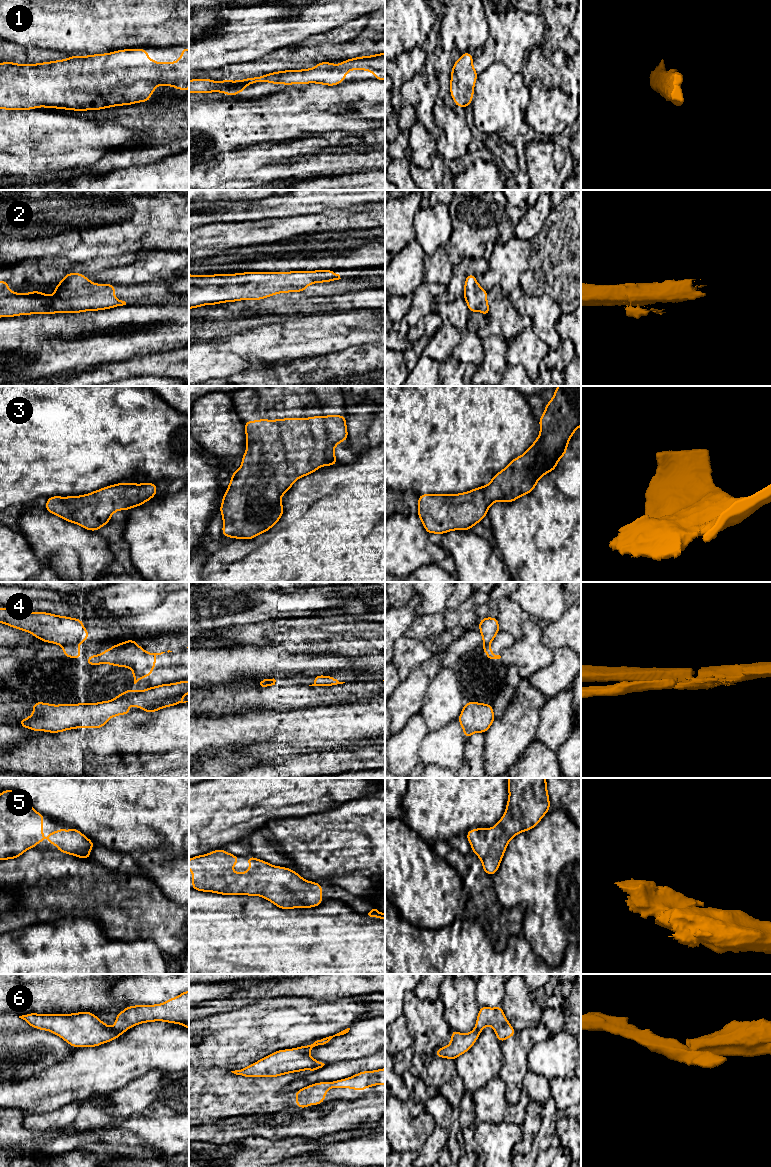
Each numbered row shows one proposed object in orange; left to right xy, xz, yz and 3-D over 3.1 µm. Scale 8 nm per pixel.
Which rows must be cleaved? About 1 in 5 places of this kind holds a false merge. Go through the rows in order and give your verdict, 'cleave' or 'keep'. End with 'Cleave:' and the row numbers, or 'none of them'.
1: keep
2: keep
3: keep
4: cleave
5: keep
6: cleave
Cleave: 4, 6

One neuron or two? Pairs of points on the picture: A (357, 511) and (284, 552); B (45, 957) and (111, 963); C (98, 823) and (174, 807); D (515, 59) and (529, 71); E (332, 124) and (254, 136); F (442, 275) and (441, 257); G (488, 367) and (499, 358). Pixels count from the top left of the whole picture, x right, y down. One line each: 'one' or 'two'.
A: one
B: one
C: one
D: two
E: one
F: one
G: one

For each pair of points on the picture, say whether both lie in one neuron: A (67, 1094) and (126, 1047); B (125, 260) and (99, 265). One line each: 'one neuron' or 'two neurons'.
A: one neuron
B: one neuron

